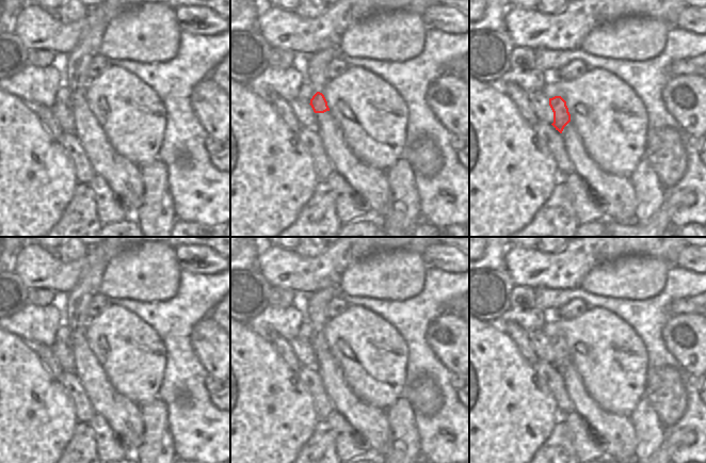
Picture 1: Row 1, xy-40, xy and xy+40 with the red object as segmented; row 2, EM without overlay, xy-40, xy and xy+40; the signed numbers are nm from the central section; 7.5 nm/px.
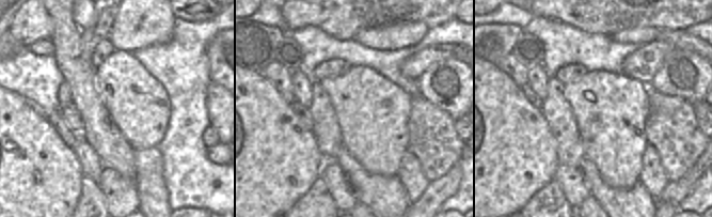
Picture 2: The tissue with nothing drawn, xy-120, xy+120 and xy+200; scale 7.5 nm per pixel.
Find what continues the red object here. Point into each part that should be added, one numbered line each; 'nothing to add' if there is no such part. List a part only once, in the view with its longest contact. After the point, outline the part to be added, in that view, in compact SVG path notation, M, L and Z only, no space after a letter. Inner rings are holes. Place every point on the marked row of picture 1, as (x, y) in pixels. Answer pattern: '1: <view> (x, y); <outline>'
1: xy (315, 66); M328 47L300 60L300 65L306 76L306 82L316 92L323 93L323 89L327 82L327 65L334 60L337 53L337 48Z

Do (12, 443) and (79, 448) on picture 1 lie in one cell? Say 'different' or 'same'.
different

